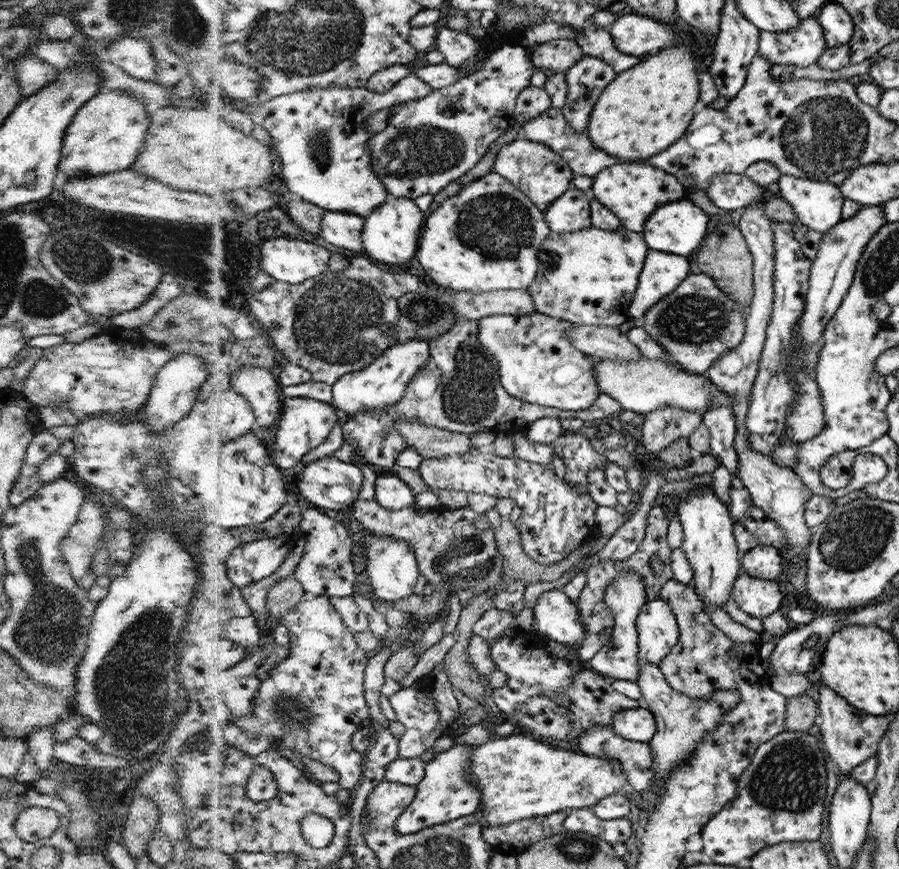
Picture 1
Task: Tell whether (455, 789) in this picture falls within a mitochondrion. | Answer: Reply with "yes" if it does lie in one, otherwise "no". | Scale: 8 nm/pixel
no

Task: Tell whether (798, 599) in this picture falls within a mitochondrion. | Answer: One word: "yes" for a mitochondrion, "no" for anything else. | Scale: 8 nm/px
no

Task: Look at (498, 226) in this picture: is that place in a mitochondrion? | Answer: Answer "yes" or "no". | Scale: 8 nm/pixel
yes

